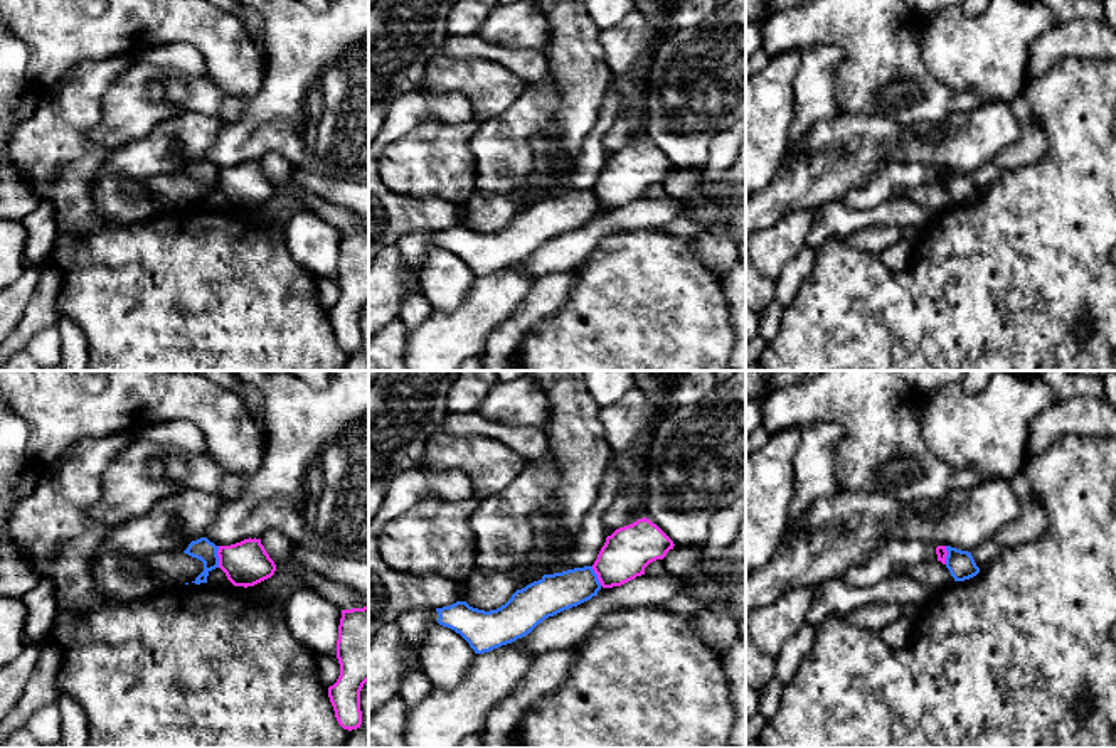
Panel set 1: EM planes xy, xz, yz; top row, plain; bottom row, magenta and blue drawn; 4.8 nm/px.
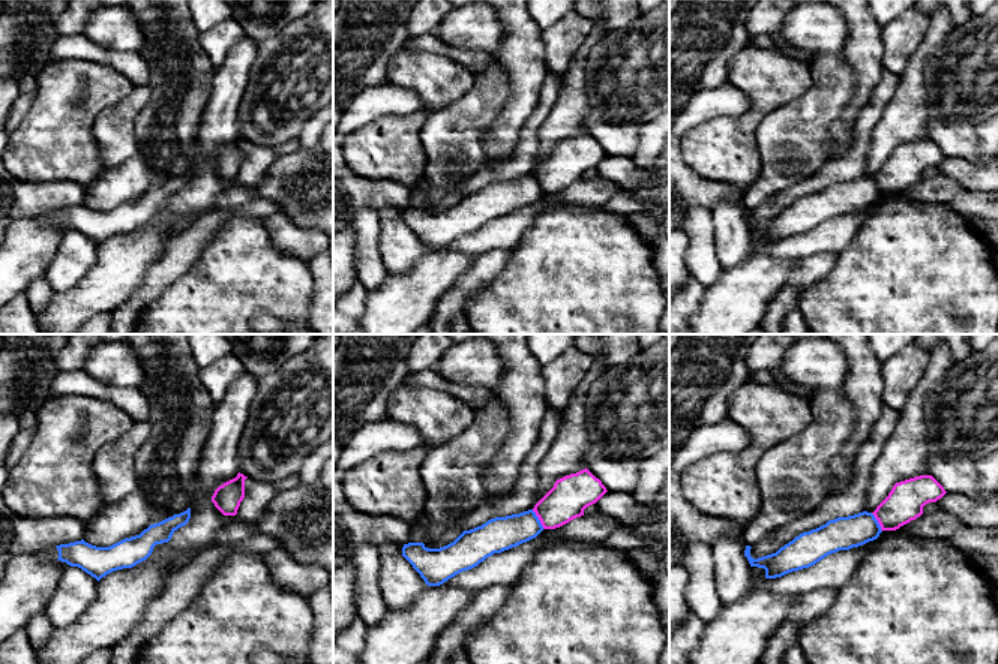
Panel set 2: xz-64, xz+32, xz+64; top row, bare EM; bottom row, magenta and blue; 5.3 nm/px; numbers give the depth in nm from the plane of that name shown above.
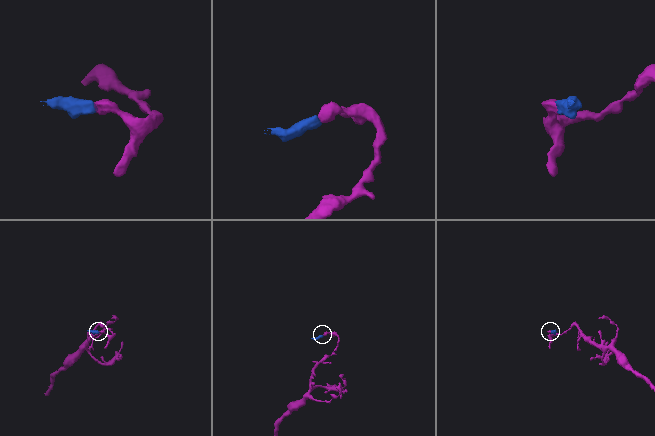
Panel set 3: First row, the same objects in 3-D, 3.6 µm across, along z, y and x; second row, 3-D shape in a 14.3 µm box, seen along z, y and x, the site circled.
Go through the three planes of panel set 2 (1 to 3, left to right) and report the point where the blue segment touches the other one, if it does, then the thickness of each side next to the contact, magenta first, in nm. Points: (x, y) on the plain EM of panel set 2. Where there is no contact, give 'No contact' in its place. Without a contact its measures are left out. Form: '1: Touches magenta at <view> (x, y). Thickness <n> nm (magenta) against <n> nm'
1: No contact
2: Touches magenta at xz+32 (539, 183). Thickness 220 nm (magenta) against 180 nm
3: Touches magenta at xz+64 (878, 186). Thickness 200 nm (magenta) against 180 nm

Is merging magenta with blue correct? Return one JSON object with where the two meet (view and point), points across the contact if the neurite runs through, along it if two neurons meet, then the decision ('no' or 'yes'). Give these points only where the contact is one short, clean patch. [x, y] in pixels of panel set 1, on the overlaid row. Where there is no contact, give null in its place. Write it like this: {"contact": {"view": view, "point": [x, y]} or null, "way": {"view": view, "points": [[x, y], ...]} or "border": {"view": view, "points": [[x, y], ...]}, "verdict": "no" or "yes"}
{"contact": {"view": "xy", "point": [217, 555]}, "border": {"view": "xy", "points": [[219, 546], [217, 566]]}, "verdict": "no"}

